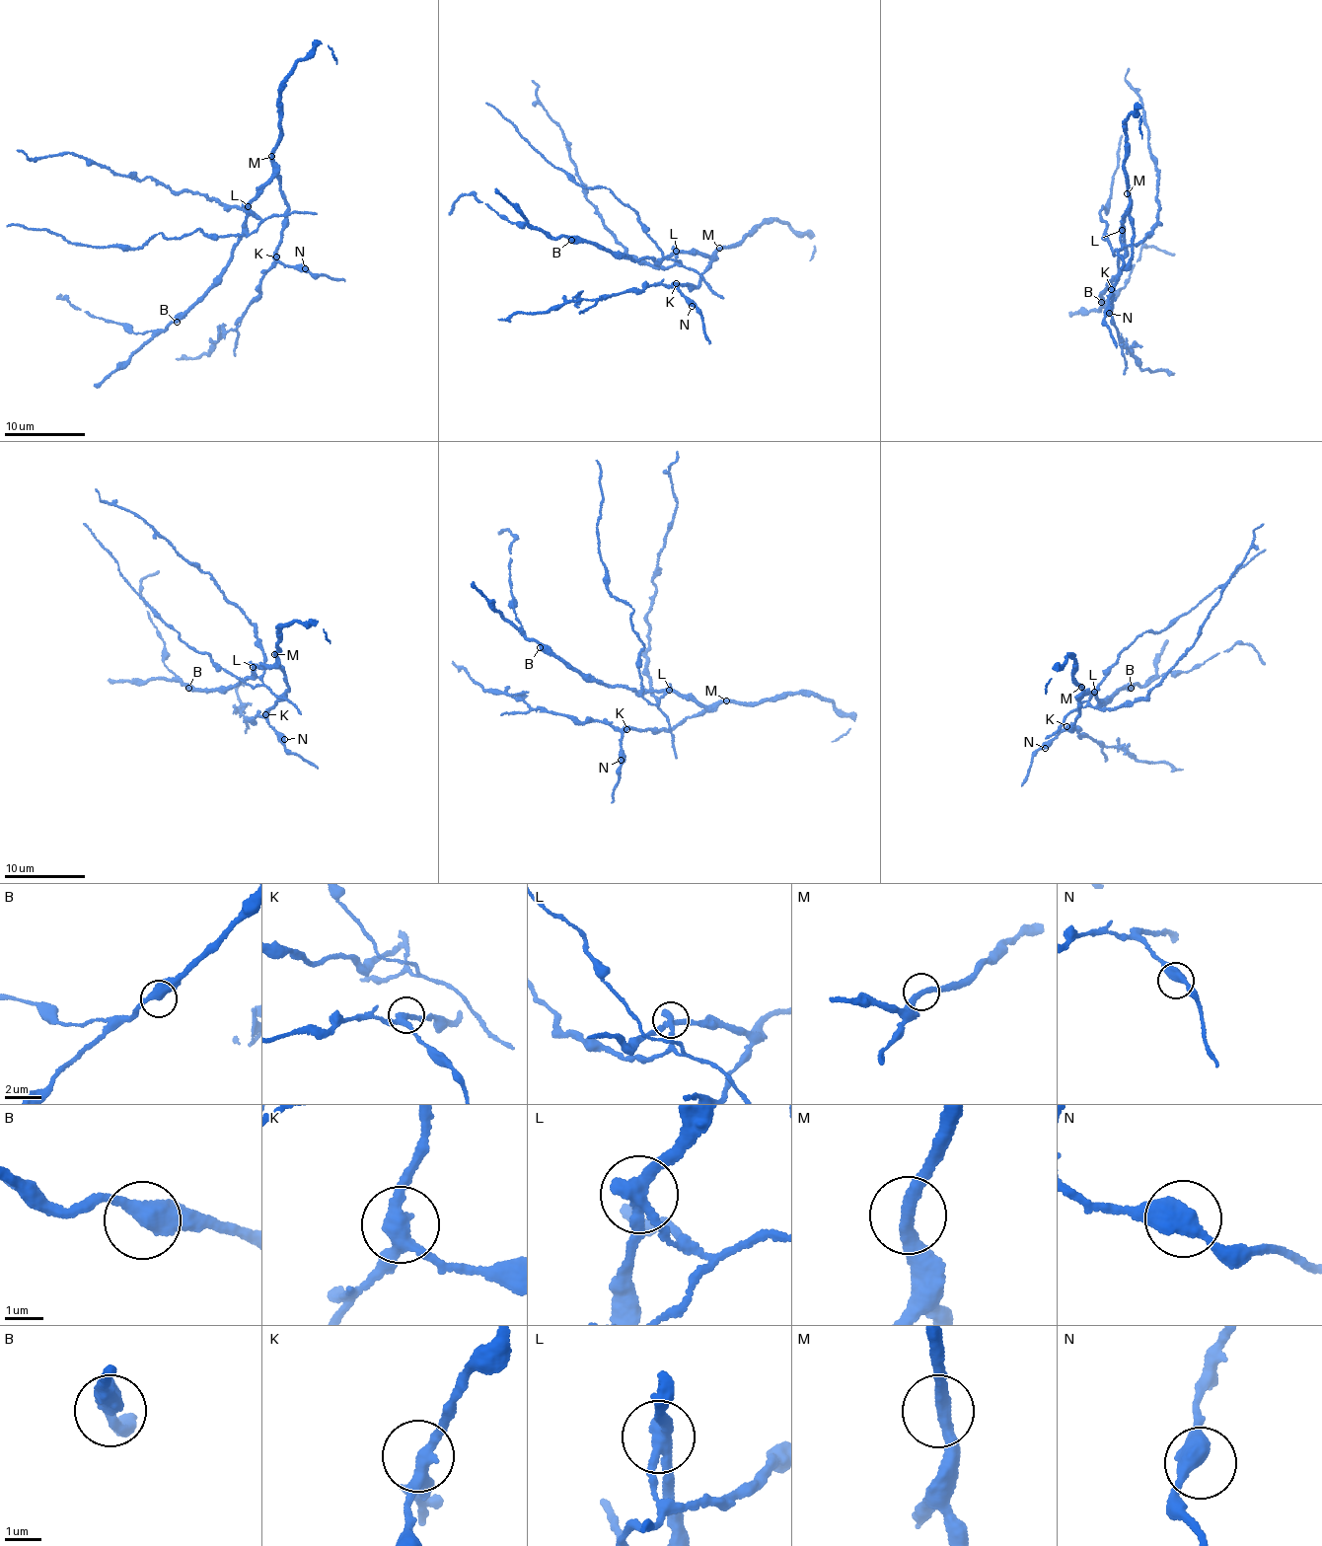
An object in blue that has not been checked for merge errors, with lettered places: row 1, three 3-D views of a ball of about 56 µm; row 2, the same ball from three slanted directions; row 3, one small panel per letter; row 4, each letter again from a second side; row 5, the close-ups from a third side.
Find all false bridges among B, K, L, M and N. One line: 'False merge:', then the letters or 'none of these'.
False merge: L

